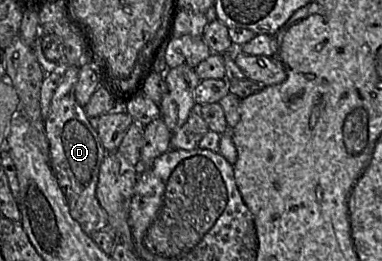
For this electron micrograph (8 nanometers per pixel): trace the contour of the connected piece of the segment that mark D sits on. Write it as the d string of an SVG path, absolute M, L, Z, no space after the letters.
M64 66L62 68L62 81L56 88L51 99L50 111L48 117L45 119L45 131L49 143L49 164L64 193L69 213L79 223L82 230L87 235L91 235L96 231L108 229L106 212L96 197L100 166L108 152L103 147L97 131L90 125L84 107L75 98L75 86L78 81L78 74L79 66Z

